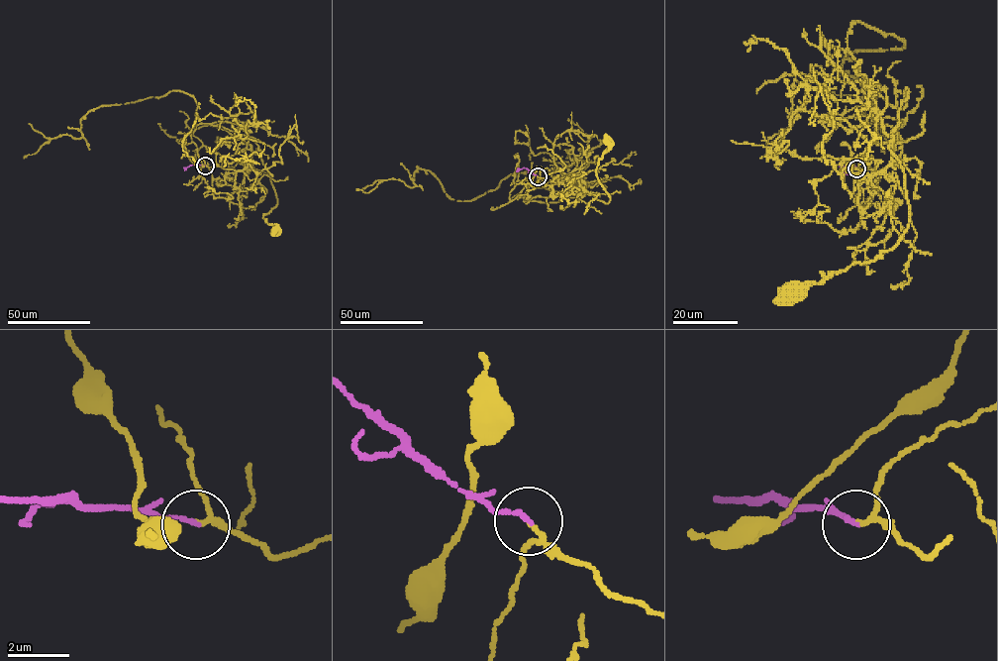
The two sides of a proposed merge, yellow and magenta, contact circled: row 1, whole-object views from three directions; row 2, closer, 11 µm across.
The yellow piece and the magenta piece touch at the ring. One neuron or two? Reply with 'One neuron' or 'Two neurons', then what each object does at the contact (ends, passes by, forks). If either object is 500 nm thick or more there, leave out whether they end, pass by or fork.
One neuron. At the ring yellow passes by. At the ring magenta ends

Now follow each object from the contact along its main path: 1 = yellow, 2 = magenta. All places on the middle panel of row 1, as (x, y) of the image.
1: (538, 176), (548, 182), (576, 175), (584, 194), (608, 203), (596, 170), (610, 147), (608, 141)
2: (538, 176), (526, 168), (517, 168)

